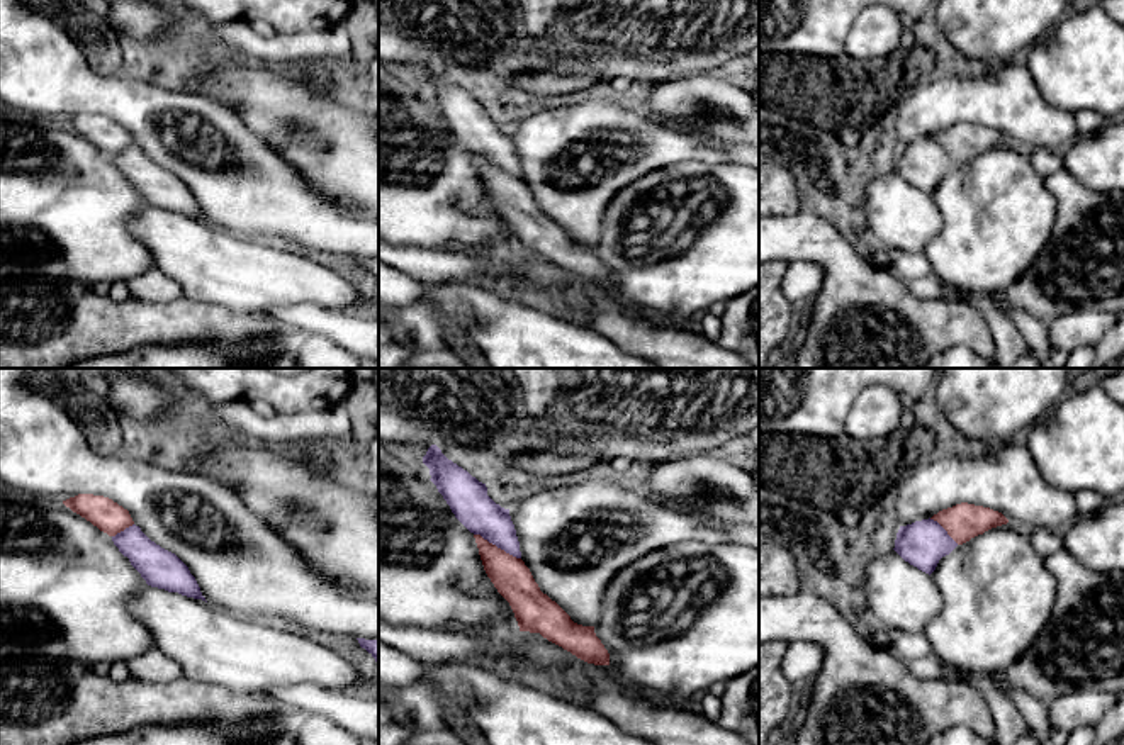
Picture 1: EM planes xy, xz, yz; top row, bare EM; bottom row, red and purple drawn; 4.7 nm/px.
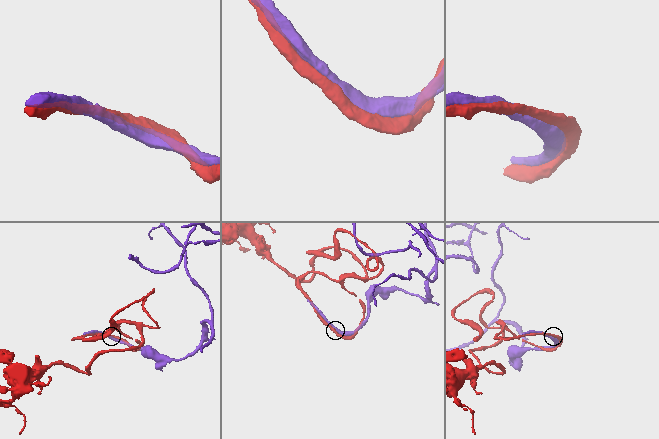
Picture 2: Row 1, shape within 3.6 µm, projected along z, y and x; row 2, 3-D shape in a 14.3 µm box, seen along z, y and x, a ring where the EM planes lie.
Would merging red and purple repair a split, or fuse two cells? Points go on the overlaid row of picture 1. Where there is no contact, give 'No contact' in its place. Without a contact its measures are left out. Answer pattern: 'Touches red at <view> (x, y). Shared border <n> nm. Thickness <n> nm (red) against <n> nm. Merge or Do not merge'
Touches red at xz (496, 547). Shared border 260 nm. Thickness 180 nm (red) against 190 nm. Merge

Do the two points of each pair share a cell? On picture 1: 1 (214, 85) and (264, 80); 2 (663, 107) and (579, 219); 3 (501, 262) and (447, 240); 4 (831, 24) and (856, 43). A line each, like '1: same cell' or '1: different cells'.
1: same cell
2: different cells
3: different cells
4: different cells

